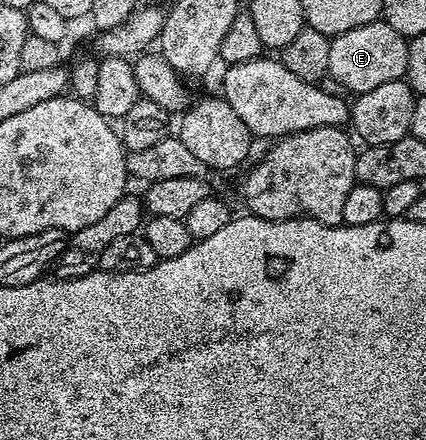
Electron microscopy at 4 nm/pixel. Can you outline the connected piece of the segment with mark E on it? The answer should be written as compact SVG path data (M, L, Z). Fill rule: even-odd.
M381 19L364 27L352 27L352 31L344 31L331 40L328 76L350 95L372 91L372 87L380 87L380 83L403 80L408 67L406 42L407 38L400 36L389 23Z

